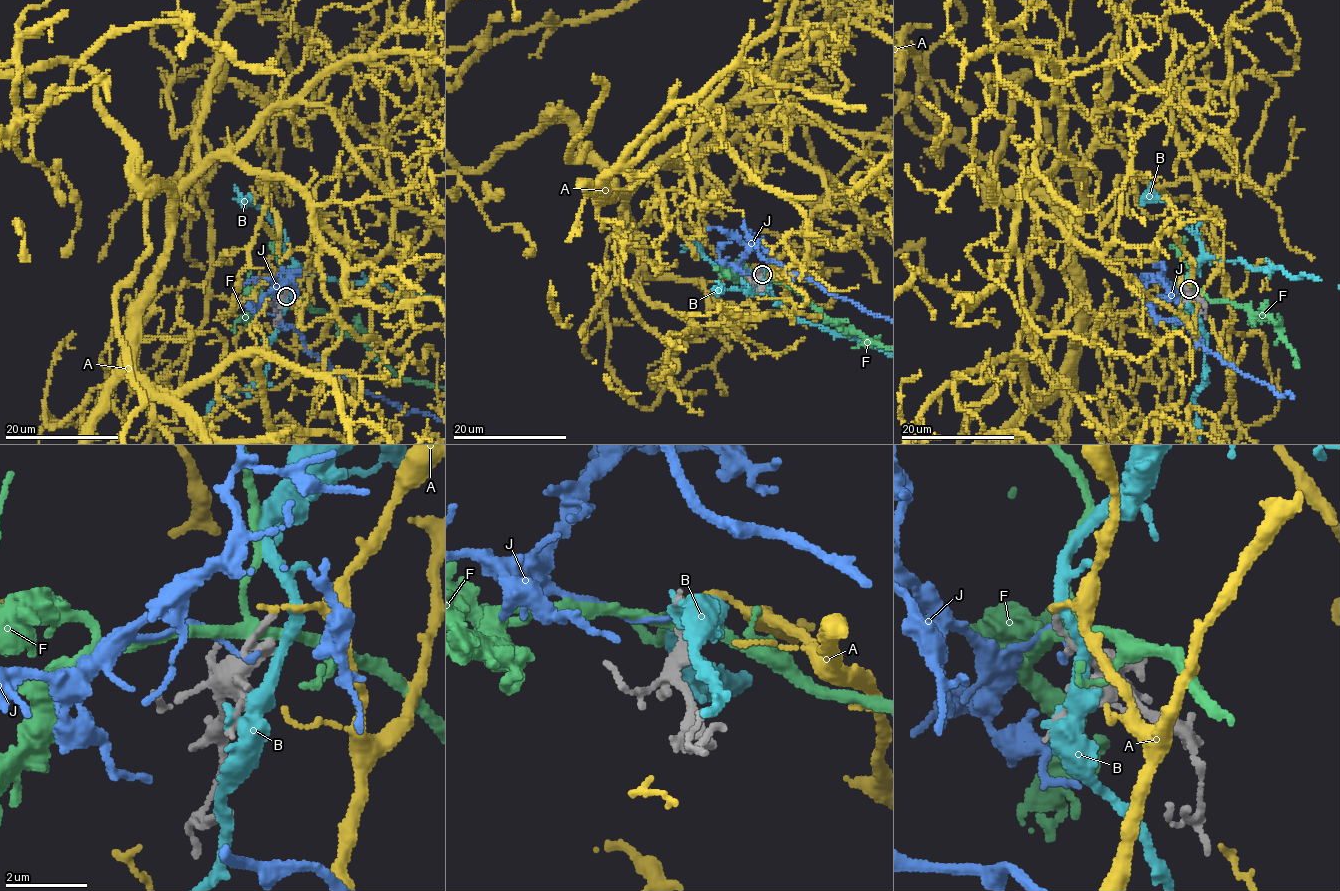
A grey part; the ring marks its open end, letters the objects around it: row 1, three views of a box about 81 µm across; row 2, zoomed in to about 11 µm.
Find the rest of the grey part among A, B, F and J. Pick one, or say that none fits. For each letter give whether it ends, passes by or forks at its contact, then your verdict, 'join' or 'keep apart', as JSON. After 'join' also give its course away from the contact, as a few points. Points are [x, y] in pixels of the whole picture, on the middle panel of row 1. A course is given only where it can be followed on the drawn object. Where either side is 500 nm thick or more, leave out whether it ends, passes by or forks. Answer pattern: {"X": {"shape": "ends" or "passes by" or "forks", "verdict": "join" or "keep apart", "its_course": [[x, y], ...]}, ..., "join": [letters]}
{"A": {"shape": "ends", "verdict": "keep apart"}, "B": {"shape": "passes by", "verdict": "keep apart"}, "F": {"shape": "forks", "verdict": "keep apart"}, "J": {"shape": "ends", "verdict": "keep apart"}, "join": []}

